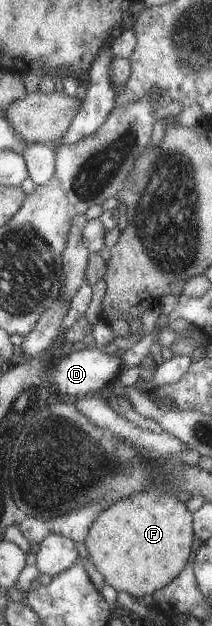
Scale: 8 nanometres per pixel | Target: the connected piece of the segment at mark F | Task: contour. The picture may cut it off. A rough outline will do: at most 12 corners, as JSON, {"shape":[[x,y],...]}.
{"shape":[[150,490],[92,520],[88,559],[140,601],[190,558],[191,512]]}

